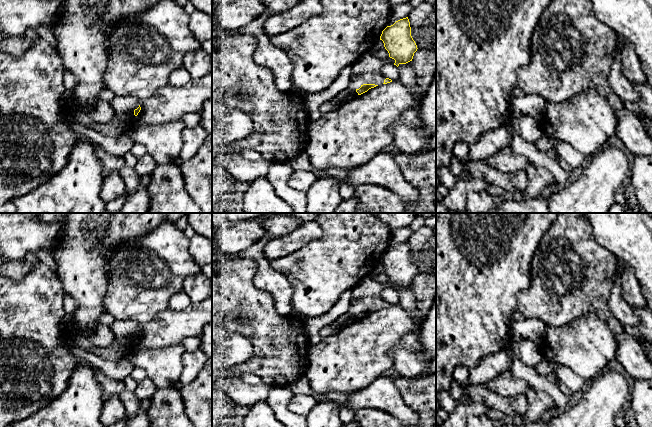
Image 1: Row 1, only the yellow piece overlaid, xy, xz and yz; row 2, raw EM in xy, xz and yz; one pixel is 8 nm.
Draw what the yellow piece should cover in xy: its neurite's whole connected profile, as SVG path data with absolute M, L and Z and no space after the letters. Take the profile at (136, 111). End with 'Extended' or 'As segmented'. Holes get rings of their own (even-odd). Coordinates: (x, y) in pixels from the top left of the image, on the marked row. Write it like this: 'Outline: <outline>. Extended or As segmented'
Outline: M116 96L110 103L114 109L116 121L125 125L133 122L141 110L139 99L133 96Z. Extended

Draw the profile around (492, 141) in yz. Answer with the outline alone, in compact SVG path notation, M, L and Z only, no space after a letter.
M511 117L499 128L489 131L481 138L469 146L469 153L465 161L480 161L493 155L496 151L503 149L508 145L509 138L515 136L515 130L511 123Z

